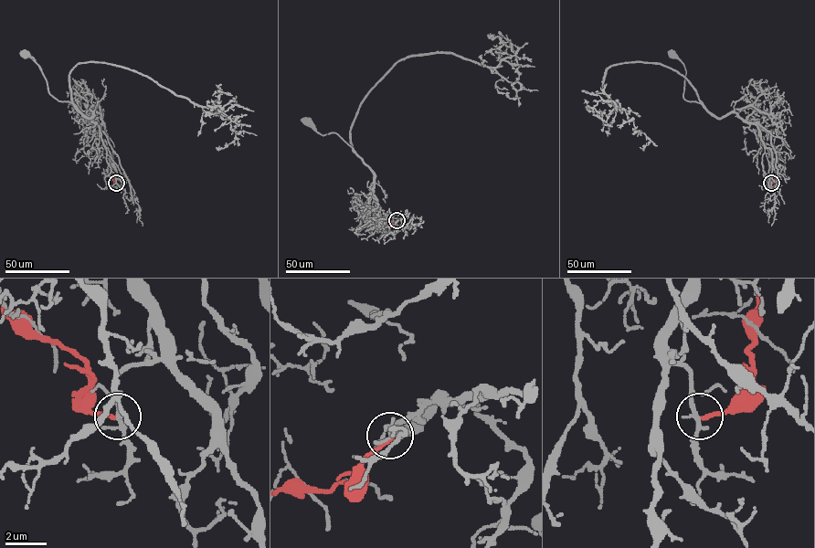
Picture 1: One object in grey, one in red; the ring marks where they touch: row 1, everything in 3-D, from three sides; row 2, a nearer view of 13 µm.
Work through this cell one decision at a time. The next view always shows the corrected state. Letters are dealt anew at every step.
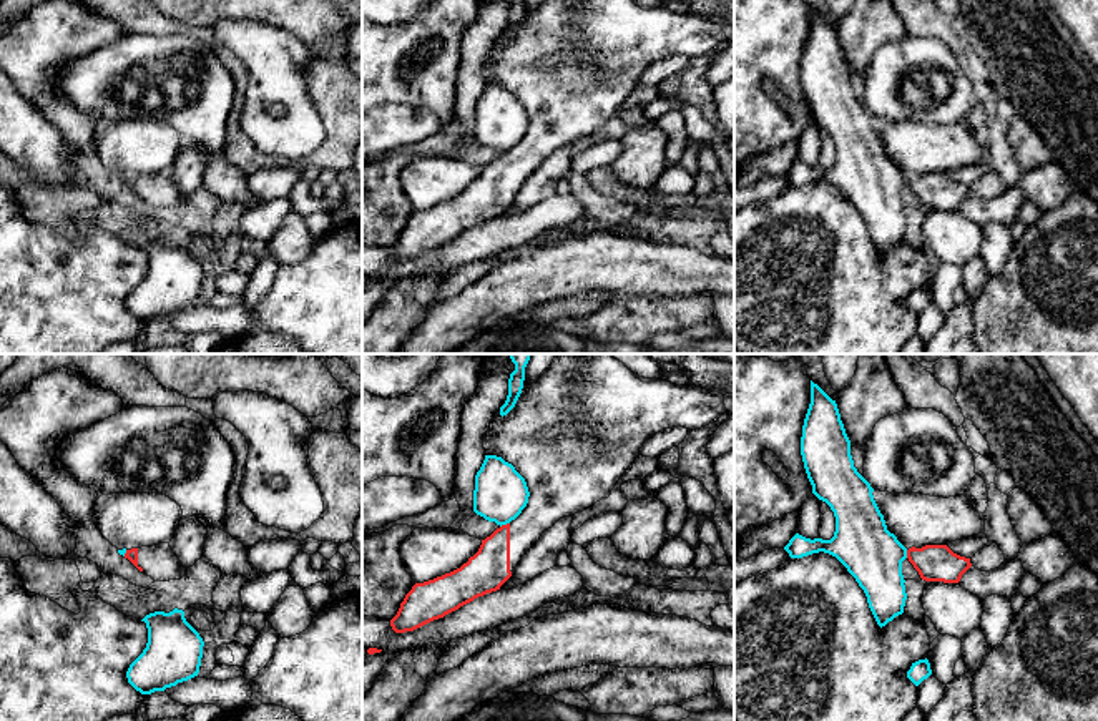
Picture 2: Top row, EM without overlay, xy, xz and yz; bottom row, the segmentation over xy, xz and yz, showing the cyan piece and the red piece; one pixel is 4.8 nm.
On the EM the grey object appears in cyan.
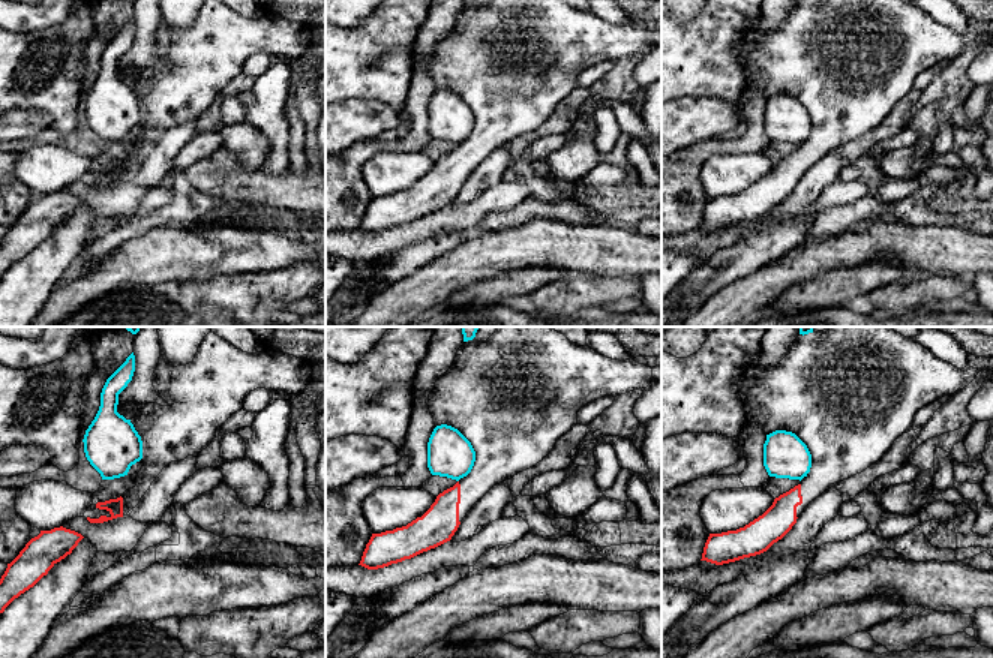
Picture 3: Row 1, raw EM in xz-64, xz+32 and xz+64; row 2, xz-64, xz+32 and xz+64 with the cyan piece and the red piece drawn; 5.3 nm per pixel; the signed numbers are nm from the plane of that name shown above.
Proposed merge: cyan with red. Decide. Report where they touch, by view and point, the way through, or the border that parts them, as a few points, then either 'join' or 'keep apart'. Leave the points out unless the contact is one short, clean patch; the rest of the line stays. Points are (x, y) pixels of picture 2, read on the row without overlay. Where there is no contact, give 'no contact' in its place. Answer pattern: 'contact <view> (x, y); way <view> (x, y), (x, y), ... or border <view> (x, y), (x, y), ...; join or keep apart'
contact xz (504, 152); border xz (509, 150), (500, 155); keep apart

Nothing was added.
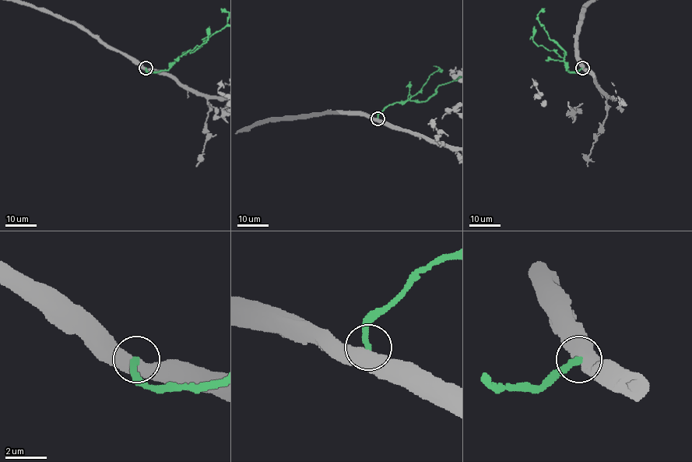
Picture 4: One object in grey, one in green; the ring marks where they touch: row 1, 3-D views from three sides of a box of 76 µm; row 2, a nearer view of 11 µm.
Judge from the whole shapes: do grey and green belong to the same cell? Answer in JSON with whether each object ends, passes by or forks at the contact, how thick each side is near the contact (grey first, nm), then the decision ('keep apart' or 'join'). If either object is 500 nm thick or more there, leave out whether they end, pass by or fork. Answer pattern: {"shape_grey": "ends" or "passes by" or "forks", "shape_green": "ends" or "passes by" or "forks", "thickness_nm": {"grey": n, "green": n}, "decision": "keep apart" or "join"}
{"thickness_nm": {"grey": 550, "green": 280}, "decision": "keep apart"}

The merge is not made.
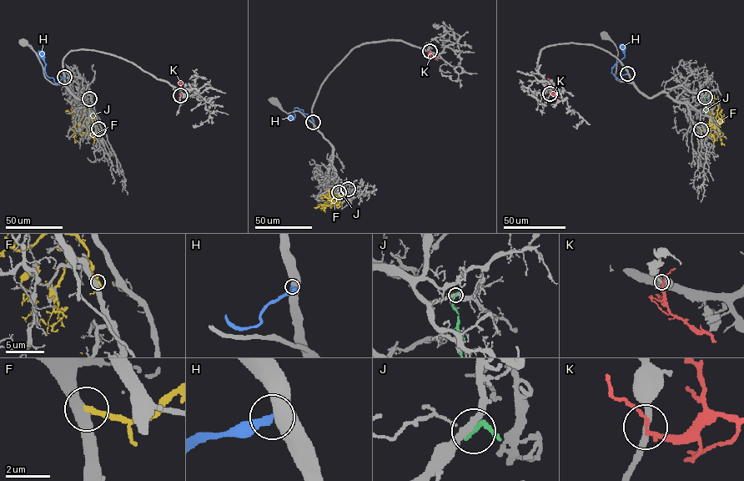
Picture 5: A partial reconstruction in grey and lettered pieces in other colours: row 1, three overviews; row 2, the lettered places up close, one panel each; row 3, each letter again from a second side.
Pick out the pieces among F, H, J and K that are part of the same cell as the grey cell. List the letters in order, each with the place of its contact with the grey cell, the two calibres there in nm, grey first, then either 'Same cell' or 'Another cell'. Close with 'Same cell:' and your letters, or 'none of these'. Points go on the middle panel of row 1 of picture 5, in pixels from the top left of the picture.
F: Touches grey at (348, 189). Thickness 480 nm (grey) against 220 nm. Another cell
H: Touches grey at (313, 122). Thickness 750 nm (grey) against 280 nm. Another cell
J: Touches grey at (339, 192). Thickness 280 nm (grey) against 190 nm. Another cell
K: Touches grey at (429, 51). Thickness 280 nm (grey) against 150 nm. Another cell
Same cell: none of these

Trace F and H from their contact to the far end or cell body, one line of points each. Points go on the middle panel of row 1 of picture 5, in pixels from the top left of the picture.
F: (348, 189), (346, 195), (329, 198), (322, 205), (325, 212)
H: (313, 122), (303, 109), (297, 107), (294, 108), (294, 118), (293, 119), (289, 115)

